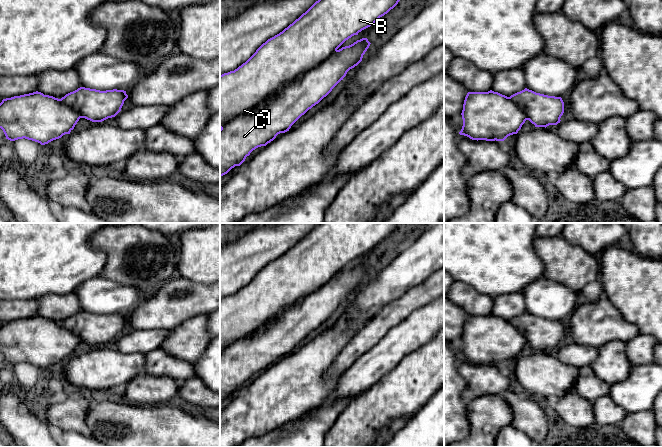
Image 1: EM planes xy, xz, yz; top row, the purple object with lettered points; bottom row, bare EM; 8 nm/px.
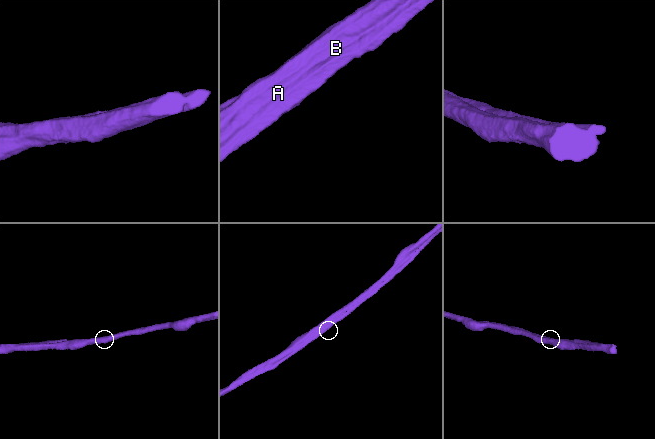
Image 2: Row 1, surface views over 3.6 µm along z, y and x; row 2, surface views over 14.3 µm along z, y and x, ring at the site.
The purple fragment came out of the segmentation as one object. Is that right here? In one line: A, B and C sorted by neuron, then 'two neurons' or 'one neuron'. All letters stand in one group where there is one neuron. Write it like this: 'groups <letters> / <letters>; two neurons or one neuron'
groups A B / C; two neurons

